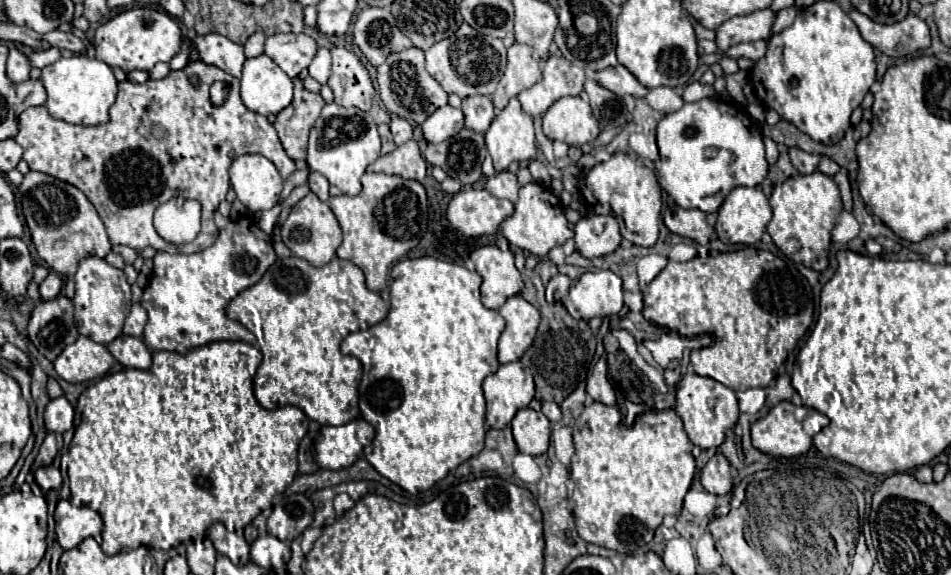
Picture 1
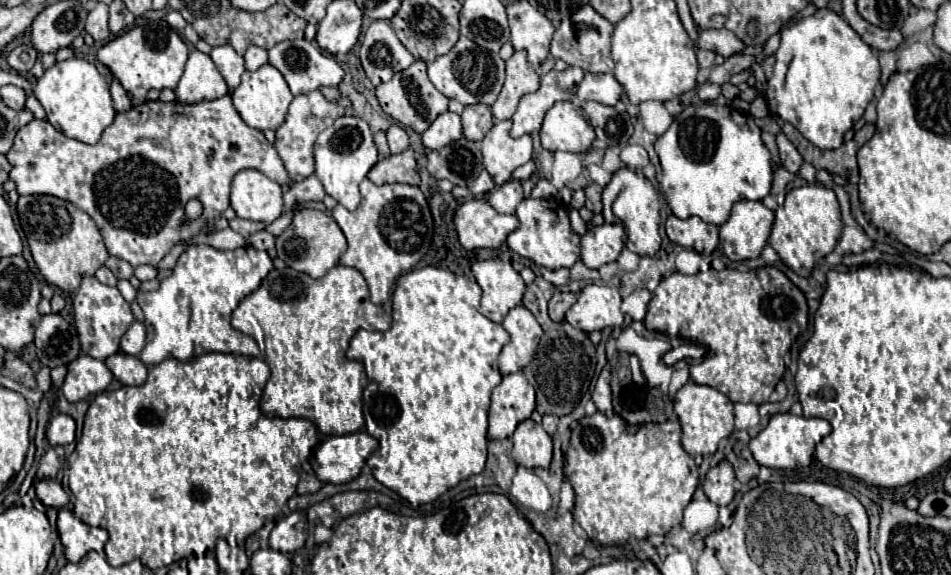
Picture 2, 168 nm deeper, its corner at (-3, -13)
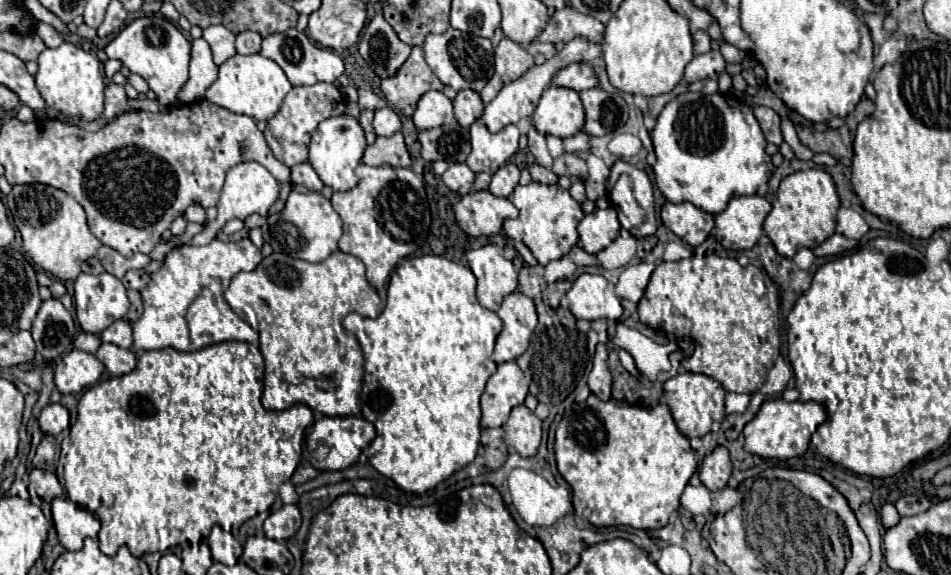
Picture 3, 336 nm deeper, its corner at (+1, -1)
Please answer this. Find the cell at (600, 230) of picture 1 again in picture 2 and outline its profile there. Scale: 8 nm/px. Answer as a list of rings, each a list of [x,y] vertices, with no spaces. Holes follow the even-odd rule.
[[[605,223],[589,229],[581,237],[581,261],[589,269],[599,269],[605,263],[611,263],[619,257],[623,243],[623,225]]]

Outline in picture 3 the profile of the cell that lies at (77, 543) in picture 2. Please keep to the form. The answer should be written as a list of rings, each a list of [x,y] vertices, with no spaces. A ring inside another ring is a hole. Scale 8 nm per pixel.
[[[65,497],[53,499],[51,505],[53,505],[53,523],[59,541],[67,551],[79,551],[83,547],[85,537],[97,539],[101,523],[93,513],[75,505]]]

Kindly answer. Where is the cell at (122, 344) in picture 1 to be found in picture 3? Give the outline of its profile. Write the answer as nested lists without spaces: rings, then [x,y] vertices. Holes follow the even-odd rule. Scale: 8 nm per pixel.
[[[101,343],[99,351],[95,355],[113,377],[131,373],[135,369],[135,365],[137,365],[137,357],[135,357],[135,353],[131,349],[121,349],[121,347],[113,345],[113,343]]]

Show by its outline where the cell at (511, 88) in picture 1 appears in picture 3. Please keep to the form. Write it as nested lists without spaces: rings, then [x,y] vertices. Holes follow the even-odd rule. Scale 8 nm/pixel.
[[[503,37],[499,47],[495,47],[495,73],[489,79],[489,83],[485,85],[485,89],[479,93],[481,99],[485,99],[485,103],[493,101],[493,97],[497,97],[497,93],[503,89],[503,85],[519,79],[533,65],[535,65],[533,57],[527,53],[527,49],[523,45]]]

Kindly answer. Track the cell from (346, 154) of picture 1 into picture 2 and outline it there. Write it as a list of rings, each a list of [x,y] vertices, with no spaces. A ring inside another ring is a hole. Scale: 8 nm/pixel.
[[[341,117],[335,125],[327,127],[315,143],[315,177],[321,181],[327,195],[331,195],[339,205],[349,211],[357,209],[361,195],[359,183],[367,177],[369,169],[377,163],[377,147],[373,143],[373,133],[361,117]]]

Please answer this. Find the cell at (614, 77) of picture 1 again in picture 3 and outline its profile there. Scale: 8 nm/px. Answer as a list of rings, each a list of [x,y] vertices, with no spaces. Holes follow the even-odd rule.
[[[573,63],[573,65],[563,67],[555,75],[553,85],[567,87],[567,89],[573,89],[573,91],[579,93],[579,91],[585,91],[585,89],[599,87],[599,79],[597,79],[595,69],[589,63]]]

